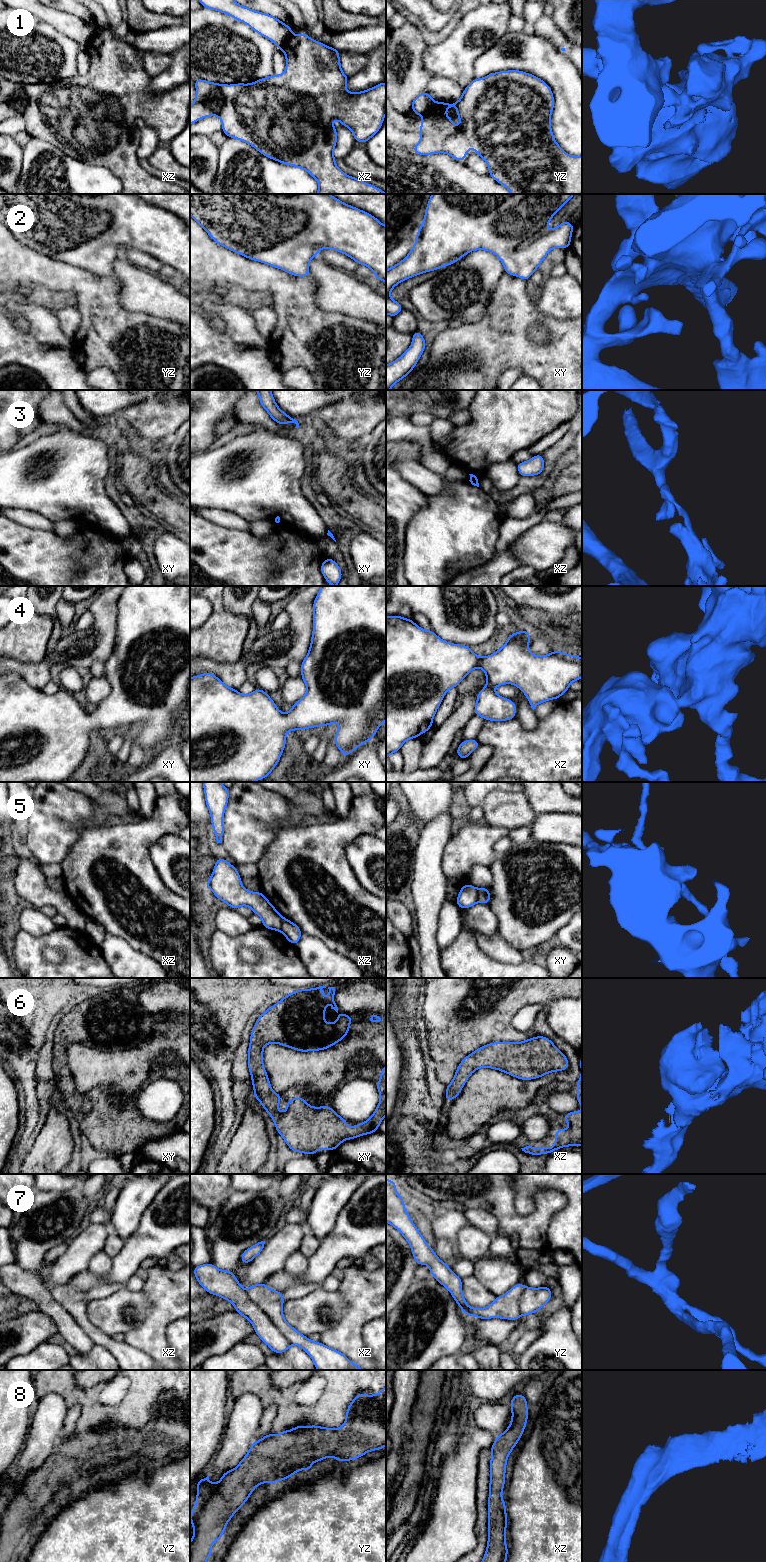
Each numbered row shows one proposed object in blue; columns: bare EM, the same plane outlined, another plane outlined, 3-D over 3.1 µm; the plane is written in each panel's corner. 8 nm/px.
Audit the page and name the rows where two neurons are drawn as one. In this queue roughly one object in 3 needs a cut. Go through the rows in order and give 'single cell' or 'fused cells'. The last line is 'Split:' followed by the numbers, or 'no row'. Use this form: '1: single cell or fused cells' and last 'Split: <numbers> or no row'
1: fused cells
2: single cell
3: fused cells
4: single cell
5: fused cells
6: single cell
7: single cell
8: single cell
Split: 1, 3, 5

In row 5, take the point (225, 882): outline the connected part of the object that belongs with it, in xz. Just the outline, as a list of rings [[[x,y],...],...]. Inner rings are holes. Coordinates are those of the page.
[[[216,858],[212,876],[205,884],[214,895],[230,908],[249,906],[253,913],[261,917],[262,927],[281,931],[284,917],[274,908],[262,892],[250,892],[241,883],[241,877],[235,866],[224,858]]]

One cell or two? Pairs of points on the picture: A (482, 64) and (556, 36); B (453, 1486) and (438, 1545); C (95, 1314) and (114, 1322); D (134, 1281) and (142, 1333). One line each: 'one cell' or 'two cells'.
A: two cells
B: one cell
C: one cell
D: two cells

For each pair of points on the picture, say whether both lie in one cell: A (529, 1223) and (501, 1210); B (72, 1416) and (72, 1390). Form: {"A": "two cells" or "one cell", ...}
{"A": "one cell", "B": "two cells"}

